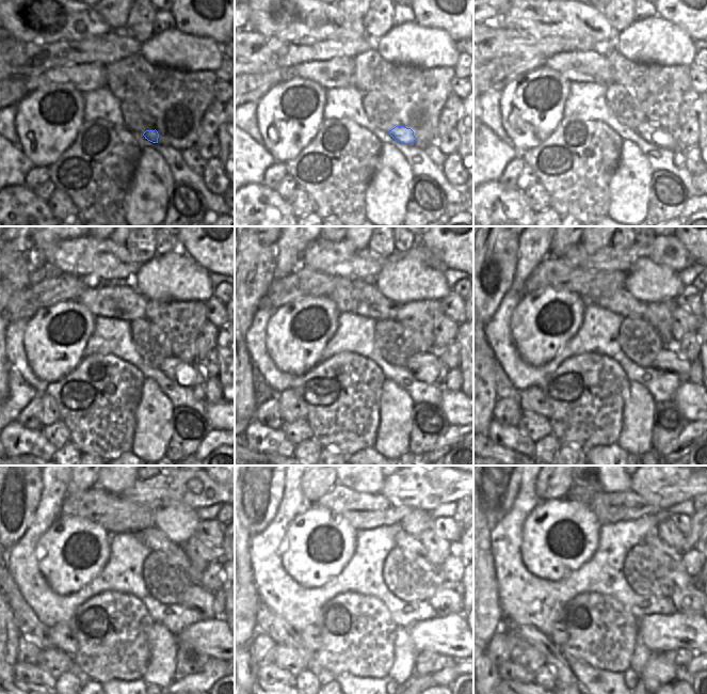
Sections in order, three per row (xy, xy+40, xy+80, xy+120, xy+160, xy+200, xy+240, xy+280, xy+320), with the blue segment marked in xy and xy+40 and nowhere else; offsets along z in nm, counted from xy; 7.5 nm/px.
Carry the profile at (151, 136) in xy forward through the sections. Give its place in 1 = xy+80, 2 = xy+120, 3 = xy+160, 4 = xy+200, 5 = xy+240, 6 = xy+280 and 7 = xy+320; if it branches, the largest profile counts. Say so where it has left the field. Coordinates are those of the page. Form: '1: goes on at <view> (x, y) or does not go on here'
1: goes on at xy+80 (651, 131)
2: goes on at xy+120 (188, 374)
3: goes on at xy+160 (427, 366)
4: goes on at xy+200 (669, 360)
5: goes on at xy+240 (196, 598)
6: goes on at xy+280 (445, 602)
7: goes on at xy+320 (690, 601)

